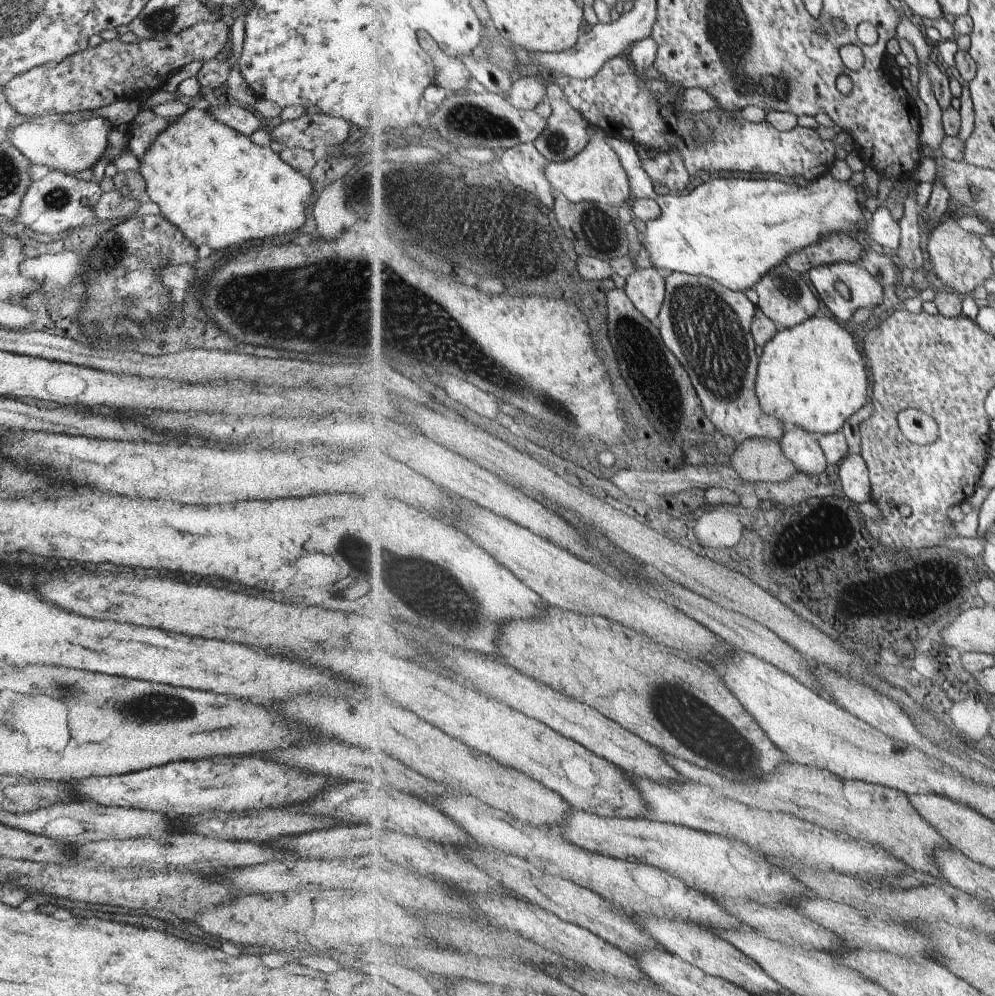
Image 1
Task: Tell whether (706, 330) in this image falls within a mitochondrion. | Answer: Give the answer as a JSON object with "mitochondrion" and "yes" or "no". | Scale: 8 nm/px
{"mitochondrion":"yes"}

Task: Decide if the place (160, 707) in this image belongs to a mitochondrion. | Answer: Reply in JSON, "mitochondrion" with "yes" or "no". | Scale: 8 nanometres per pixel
{"mitochondrion":"yes"}

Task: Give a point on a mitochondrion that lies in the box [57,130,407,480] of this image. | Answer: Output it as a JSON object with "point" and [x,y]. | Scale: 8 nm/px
{"point":[111,257]}

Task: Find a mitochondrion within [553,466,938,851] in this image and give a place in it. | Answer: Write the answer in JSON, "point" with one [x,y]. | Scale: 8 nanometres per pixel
{"point":[685,715]}

